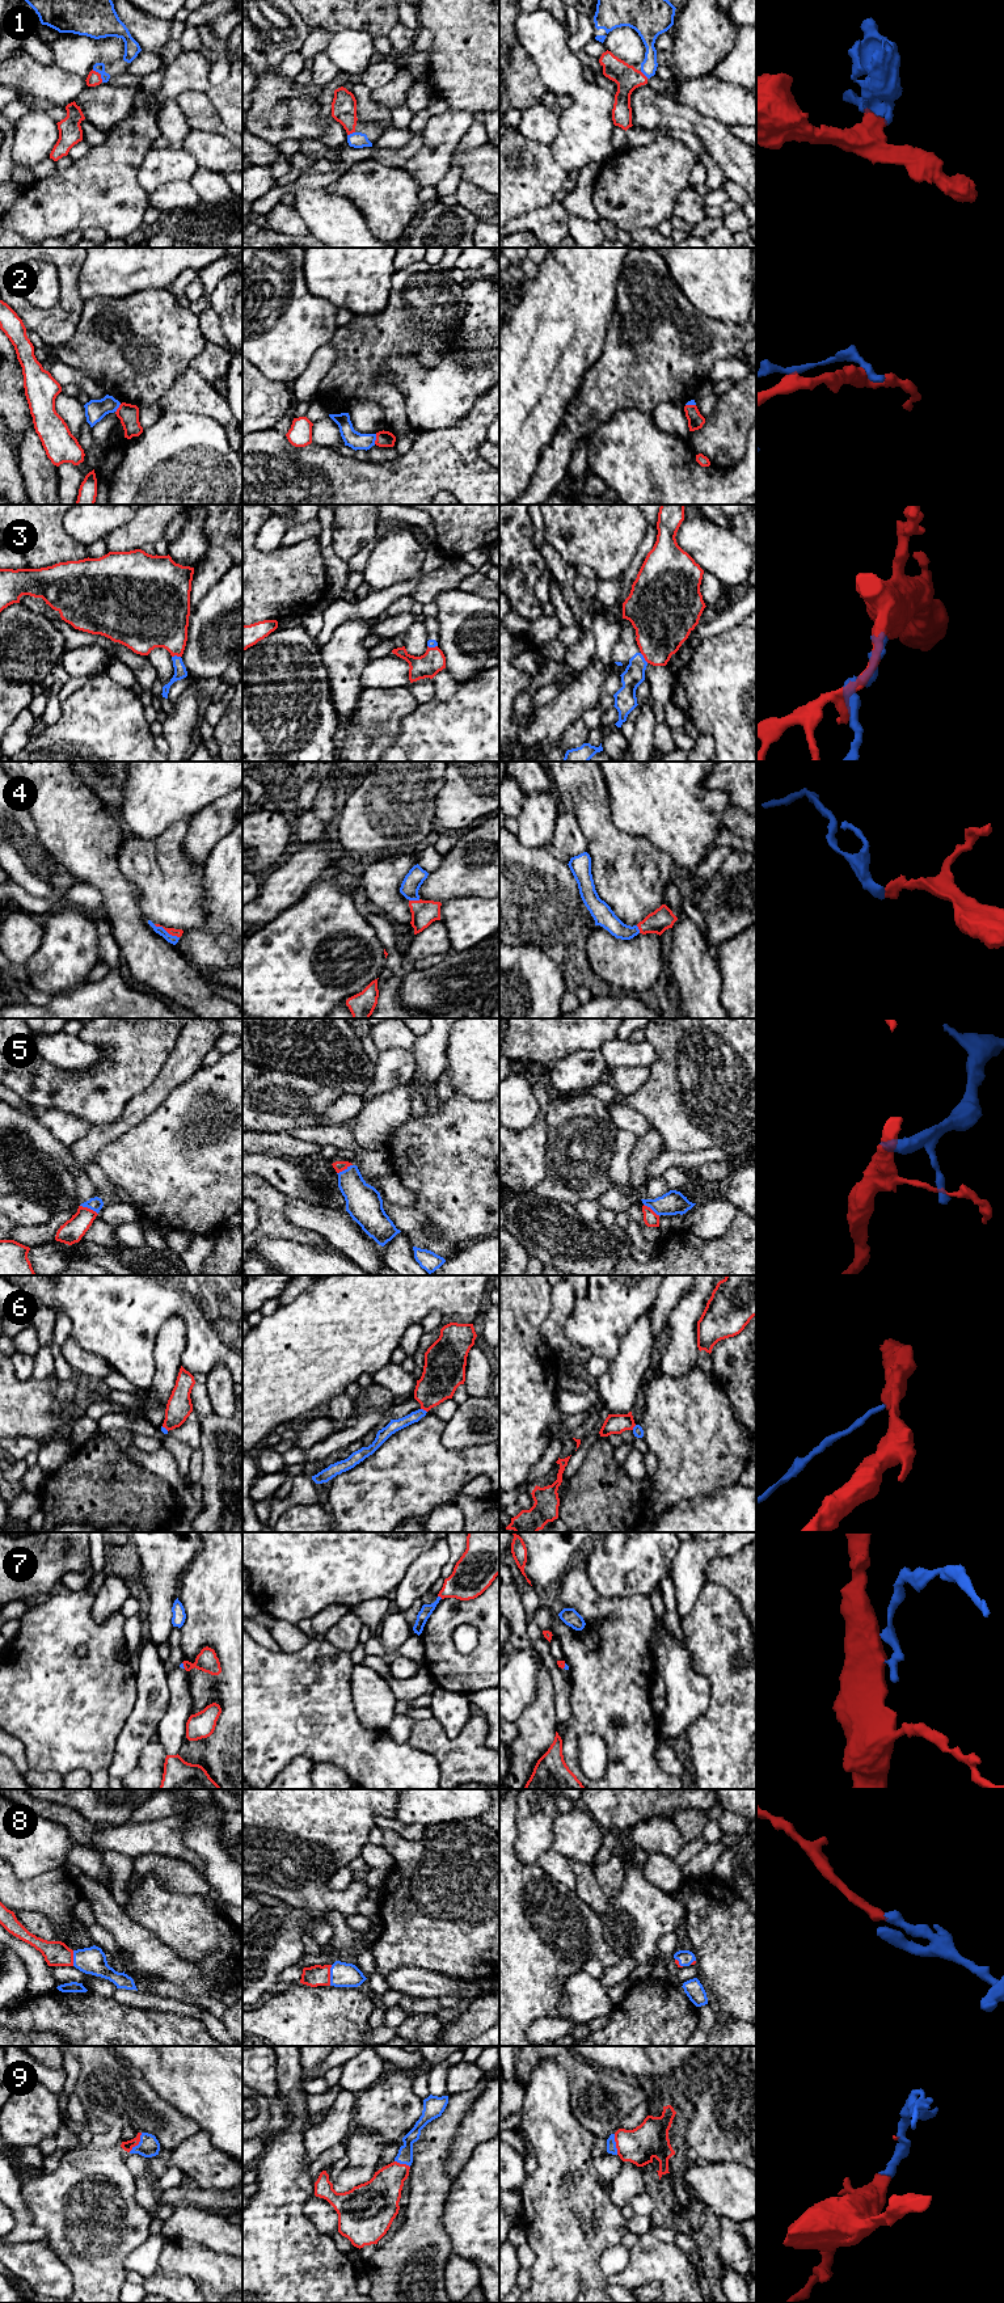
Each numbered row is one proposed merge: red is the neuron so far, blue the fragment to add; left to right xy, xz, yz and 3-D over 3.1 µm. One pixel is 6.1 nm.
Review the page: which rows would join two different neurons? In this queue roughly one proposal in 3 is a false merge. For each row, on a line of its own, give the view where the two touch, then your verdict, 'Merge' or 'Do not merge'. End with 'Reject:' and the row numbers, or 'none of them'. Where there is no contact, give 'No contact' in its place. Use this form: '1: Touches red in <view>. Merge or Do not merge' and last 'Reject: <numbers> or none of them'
1: Touches red in xy. Merge
2: Touches red in xz. Do not merge
3: Touches red in yz. Do not merge
4: Touches red in xy. Merge
5: Touches red in xy. Merge
6: Touches red in xz. Do not merge
7: Touches red in xz. Do not merge
8: Touches red in xz. Merge
9: Touches red in xy. Merge
Reject: 2, 3, 6, 7

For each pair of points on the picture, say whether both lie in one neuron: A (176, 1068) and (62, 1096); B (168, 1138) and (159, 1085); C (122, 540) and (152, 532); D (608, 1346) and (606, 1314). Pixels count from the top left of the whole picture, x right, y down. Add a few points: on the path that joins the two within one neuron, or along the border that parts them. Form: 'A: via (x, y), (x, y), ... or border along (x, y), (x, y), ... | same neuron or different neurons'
A: border along (173, 1045), (159, 1075), (138, 1095) | different neurons
B: border along (184, 1082), (139, 1123) | different neurons
C: via (130, 538), (144, 532) | same neuron
D: via (606, 1338), (606, 1321) | same neuron

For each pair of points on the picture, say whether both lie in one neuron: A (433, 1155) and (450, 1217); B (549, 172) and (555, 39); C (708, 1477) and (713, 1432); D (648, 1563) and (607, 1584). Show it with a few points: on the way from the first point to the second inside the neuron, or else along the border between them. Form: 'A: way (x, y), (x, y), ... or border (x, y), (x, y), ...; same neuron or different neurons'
A: way (448, 1171), (450, 1201); same neuron
B: border (548, 144), (552, 156), (568, 172); different neurons
C: way (708, 1466), (708, 1443); same neuron
D: way (637, 1563), (628, 1563), (617, 1573); same neuron

